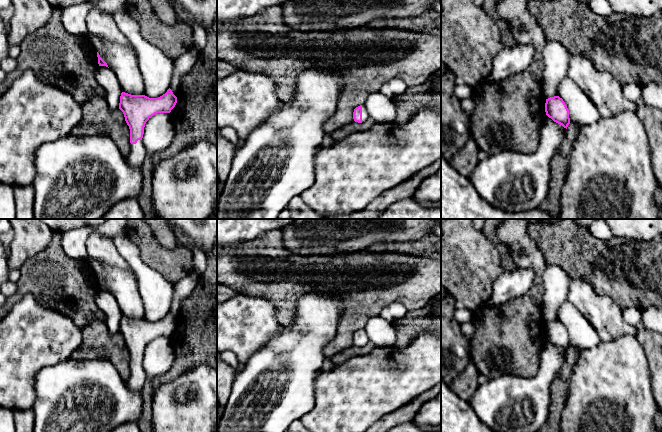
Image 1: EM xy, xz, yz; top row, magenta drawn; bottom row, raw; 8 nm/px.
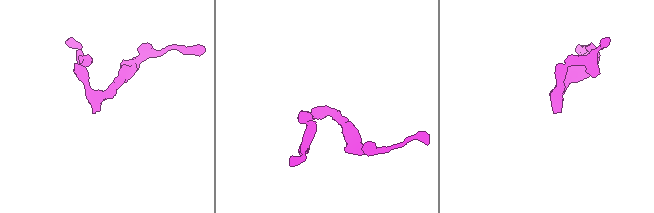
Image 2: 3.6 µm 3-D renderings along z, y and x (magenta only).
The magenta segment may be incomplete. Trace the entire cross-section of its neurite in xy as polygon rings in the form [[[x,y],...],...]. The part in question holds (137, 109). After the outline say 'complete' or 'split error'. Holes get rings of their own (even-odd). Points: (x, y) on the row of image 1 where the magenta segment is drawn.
[[[170,88],[158,98],[121,93],[119,109],[130,129],[130,153],[126,156],[130,166],[142,167],[147,155],[142,141],[146,122],[157,113],[170,113],[176,103],[177,97]]]; split error

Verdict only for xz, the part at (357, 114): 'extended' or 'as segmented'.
extended

